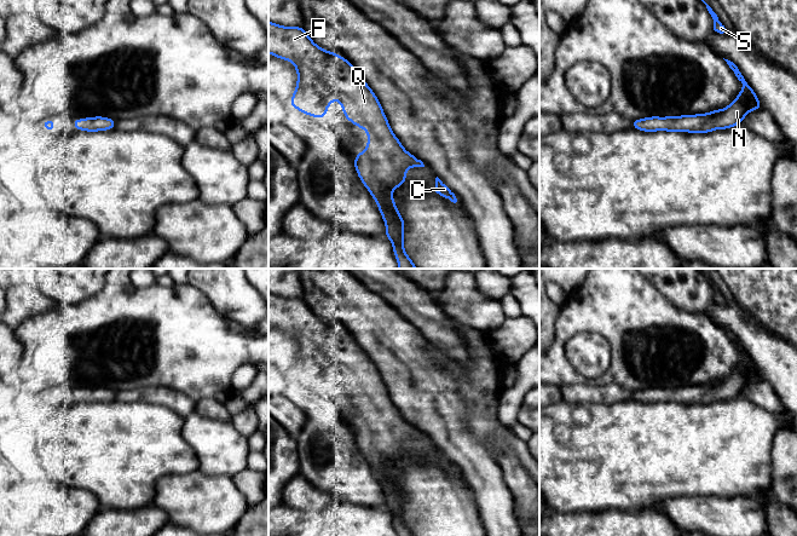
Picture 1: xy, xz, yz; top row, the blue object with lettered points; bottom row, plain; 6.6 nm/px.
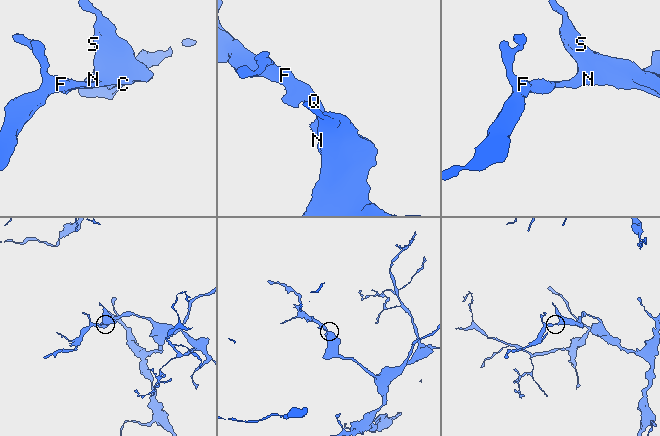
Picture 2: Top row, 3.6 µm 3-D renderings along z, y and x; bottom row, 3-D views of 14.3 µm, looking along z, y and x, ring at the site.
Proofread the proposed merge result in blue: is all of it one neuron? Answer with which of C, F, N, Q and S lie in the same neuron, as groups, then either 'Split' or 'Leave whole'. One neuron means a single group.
Groups: C F N Q S. Leave whole

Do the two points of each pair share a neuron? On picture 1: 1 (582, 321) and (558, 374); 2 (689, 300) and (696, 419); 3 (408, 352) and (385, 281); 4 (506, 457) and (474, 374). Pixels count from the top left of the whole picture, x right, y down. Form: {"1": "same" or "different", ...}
{"1": "same", "2": "different", "3": "different", "4": "different"}

